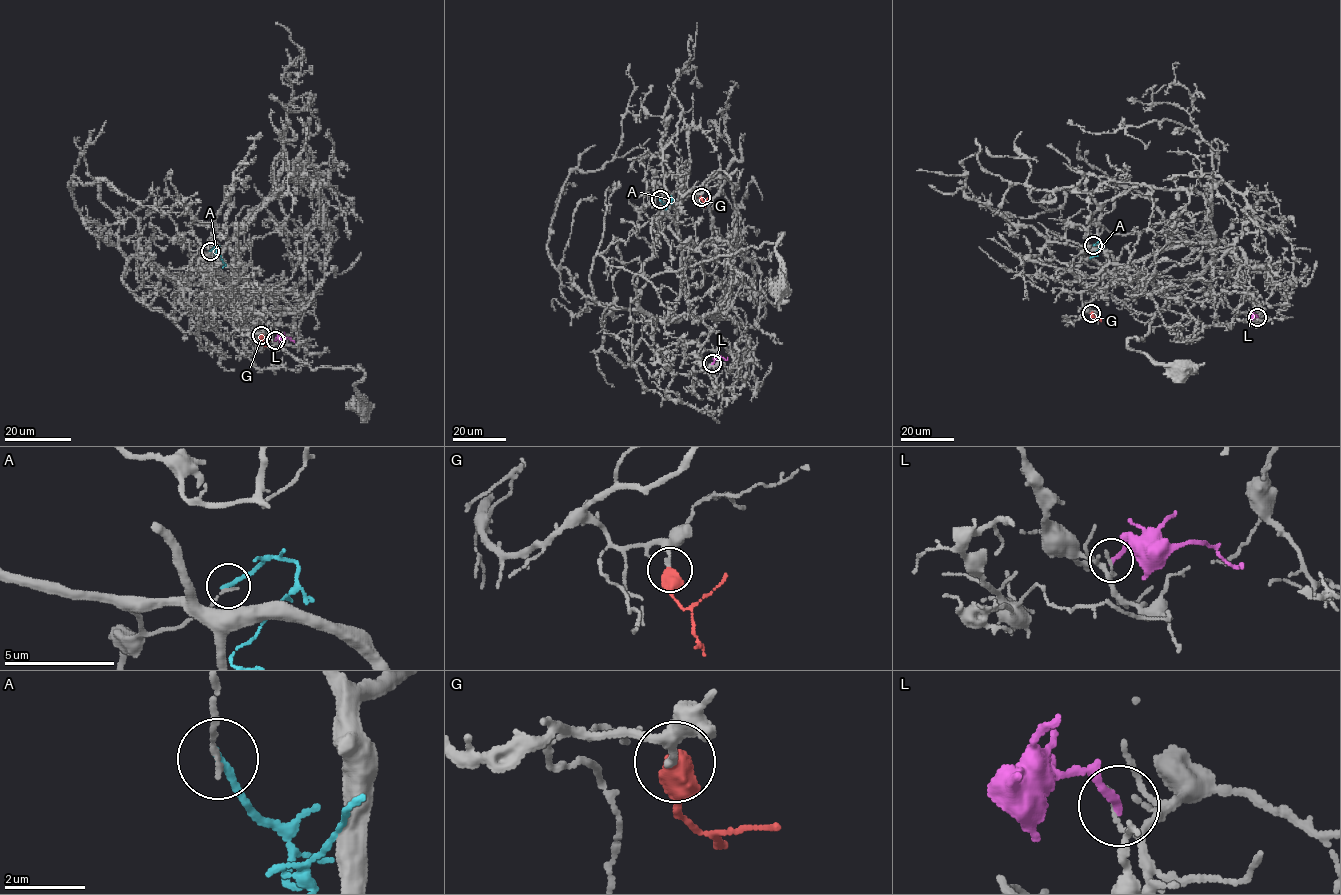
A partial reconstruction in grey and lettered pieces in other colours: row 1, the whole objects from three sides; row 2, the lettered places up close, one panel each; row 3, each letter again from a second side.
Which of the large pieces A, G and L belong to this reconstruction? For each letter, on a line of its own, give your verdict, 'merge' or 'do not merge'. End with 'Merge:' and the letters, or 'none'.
A: do not merge
G: do not merge
L: do not merge
Merge: none

